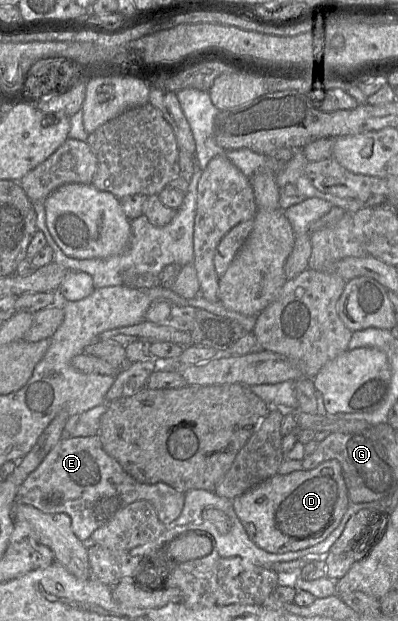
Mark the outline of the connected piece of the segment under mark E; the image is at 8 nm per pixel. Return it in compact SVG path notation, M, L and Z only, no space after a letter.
M99 435L88 437L65 437L50 450L42 463L21 484L17 491L16 502L28 504L46 514L67 514L71 519L74 535L82 542L89 543L91 534L105 525L111 518L128 504L149 501L155 508L159 520L164 525L172 525L184 505L184 493L165 483L144 484L127 474L119 463L102 448Z

